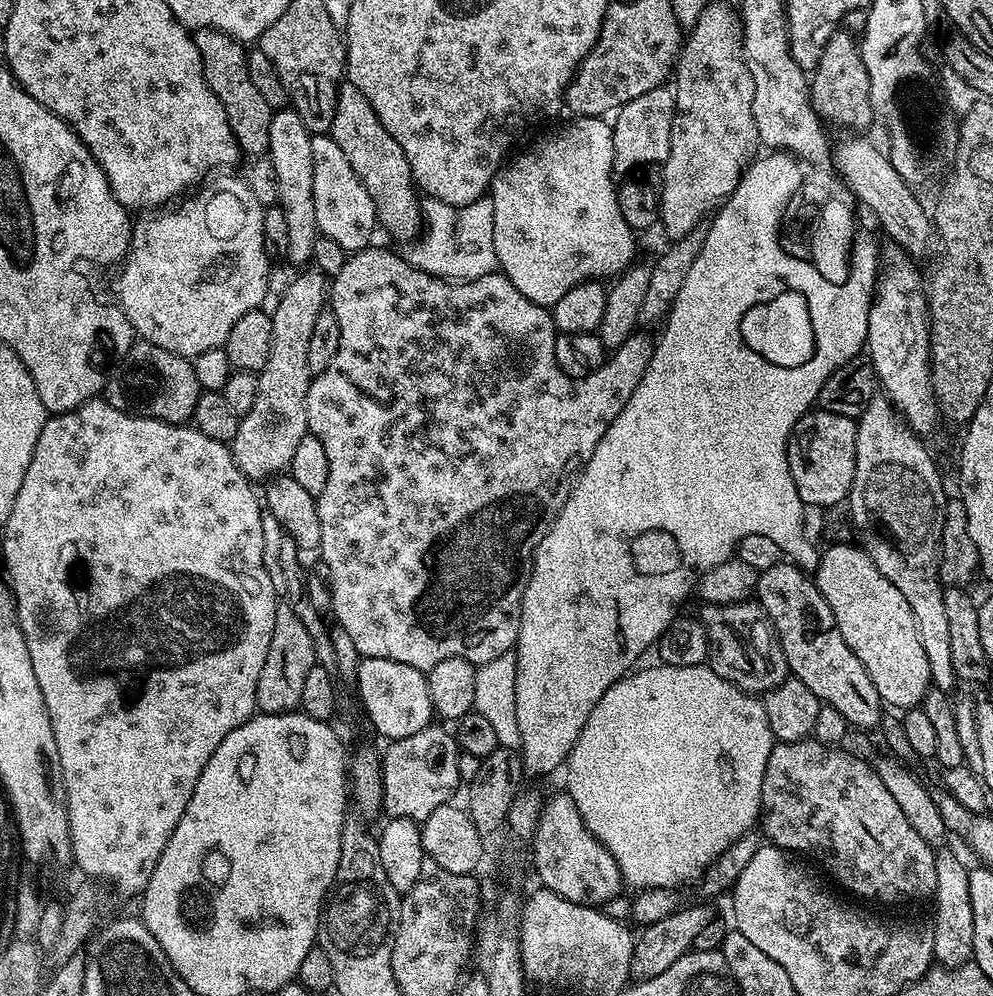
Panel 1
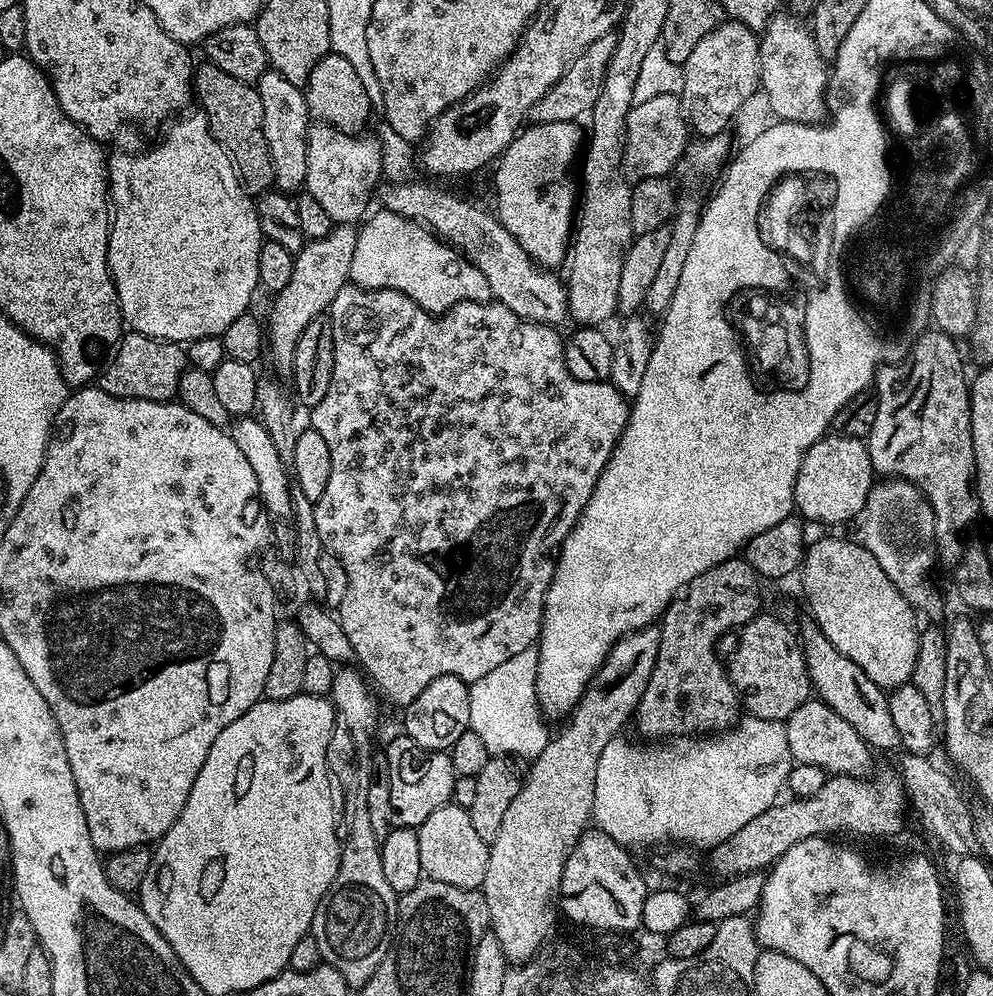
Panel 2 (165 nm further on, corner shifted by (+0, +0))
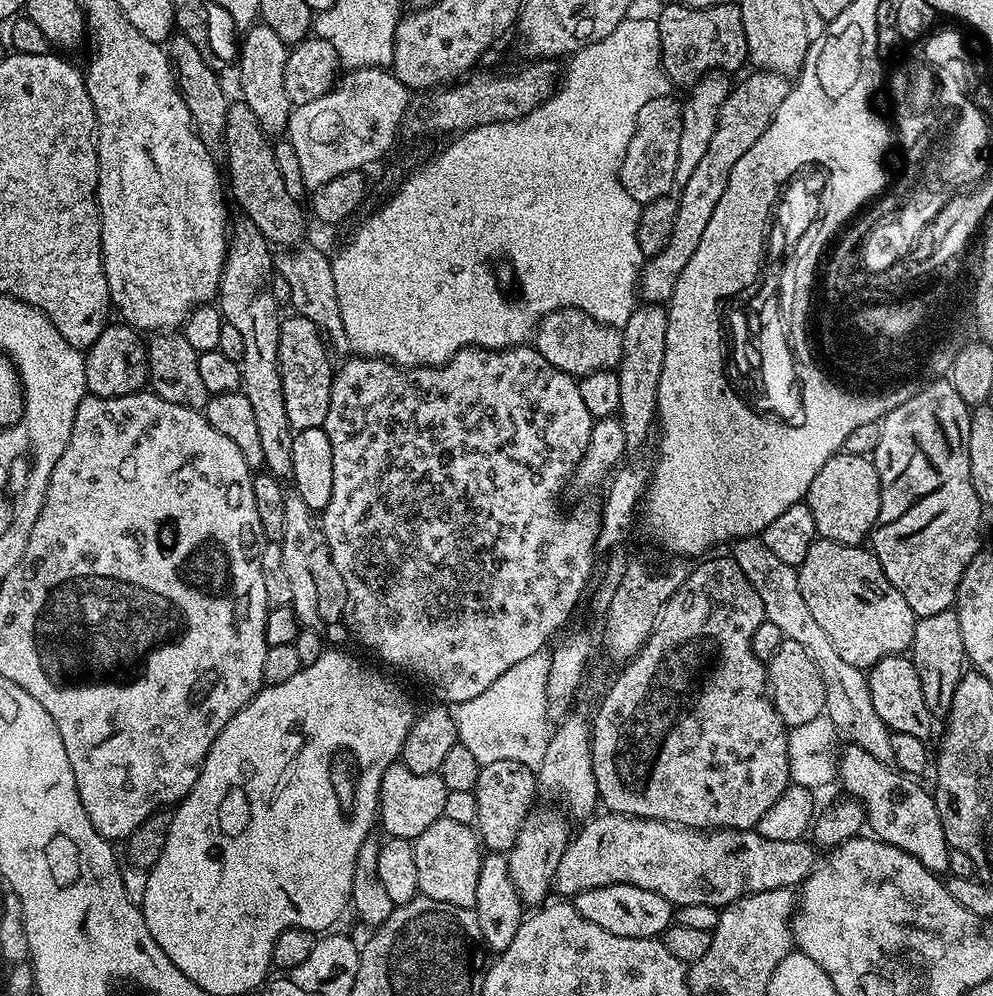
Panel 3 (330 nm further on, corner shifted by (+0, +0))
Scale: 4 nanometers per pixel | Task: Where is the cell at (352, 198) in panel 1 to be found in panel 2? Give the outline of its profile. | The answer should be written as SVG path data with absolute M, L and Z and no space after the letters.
M319 122L313 123L308 129L303 187L322 206L322 210L330 214L333 225L336 226L352 226L363 221L369 211L368 199L371 196L373 199L382 180L381 144L375 135L364 135L343 132Z

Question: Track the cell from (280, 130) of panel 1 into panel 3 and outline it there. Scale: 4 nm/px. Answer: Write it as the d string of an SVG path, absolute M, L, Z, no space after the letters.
M257 22L247 29L238 44L241 92L239 95L242 97L244 104L254 112L255 117L261 124L264 135L269 138L283 137L288 131L288 119L292 116L294 105L286 94L286 58L289 51L289 45L284 44L282 38L278 38L278 34L274 34L274 30L270 30L270 26L266 26L263 22Z

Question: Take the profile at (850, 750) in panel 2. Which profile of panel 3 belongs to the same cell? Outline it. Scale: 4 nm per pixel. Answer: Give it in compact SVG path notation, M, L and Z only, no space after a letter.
M849 743L847 747L838 756L838 784L848 791L845 793L849 797L863 804L867 831L890 846L906 850L906 854L918 858L926 870L937 874L947 873L950 849L935 795L929 789L927 792L919 779L874 758L874 754L866 754L866 750L858 745Z

